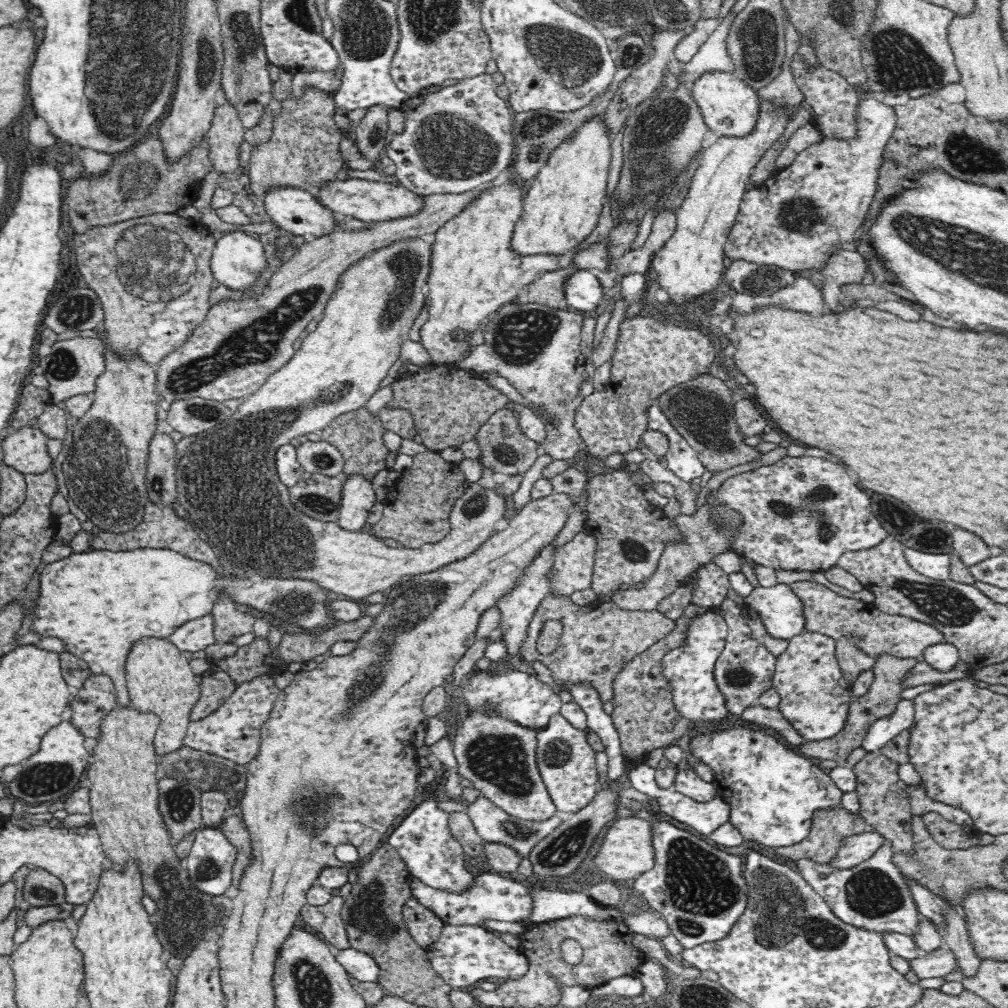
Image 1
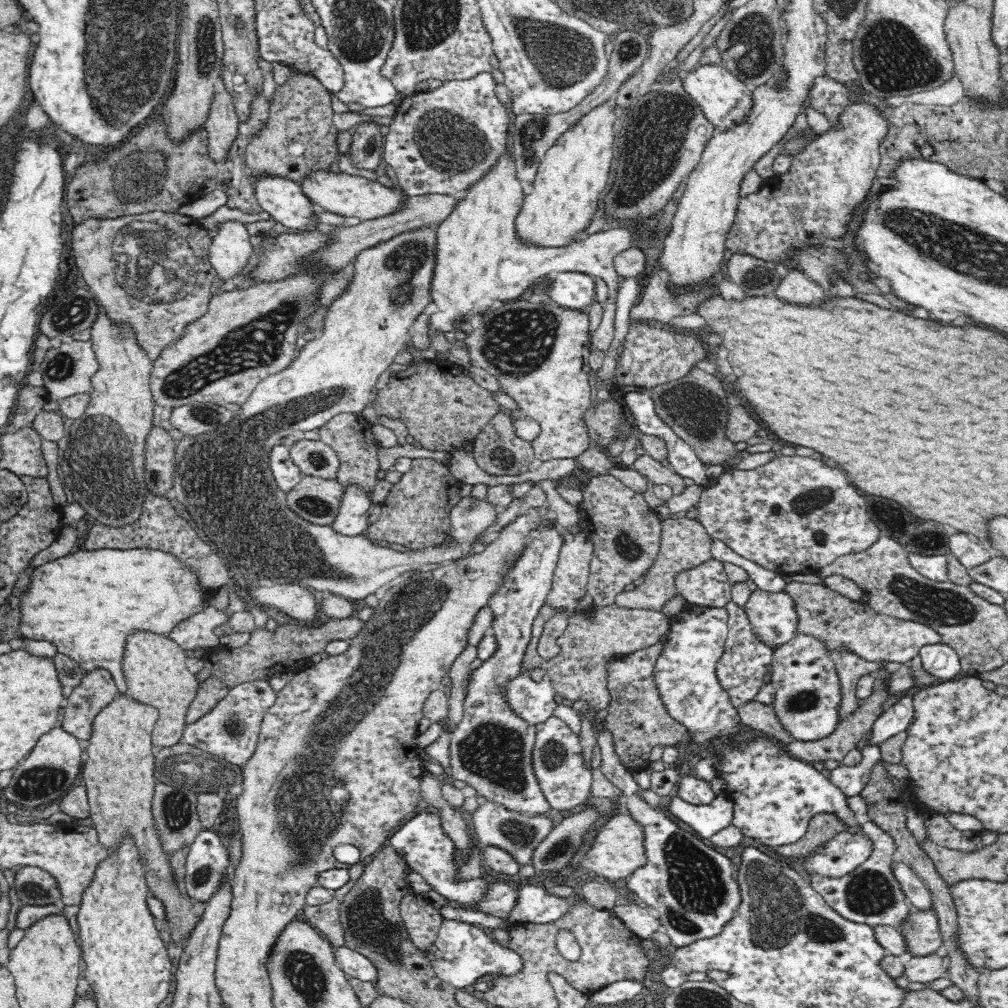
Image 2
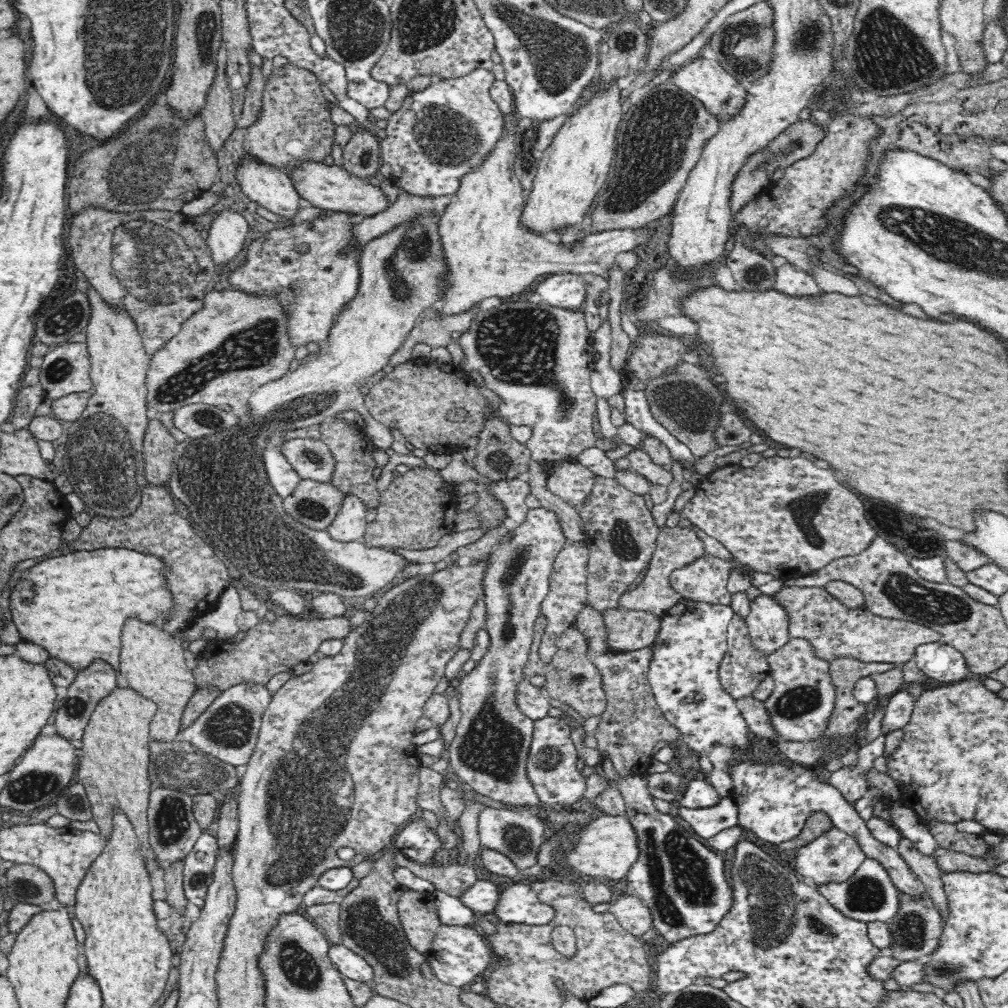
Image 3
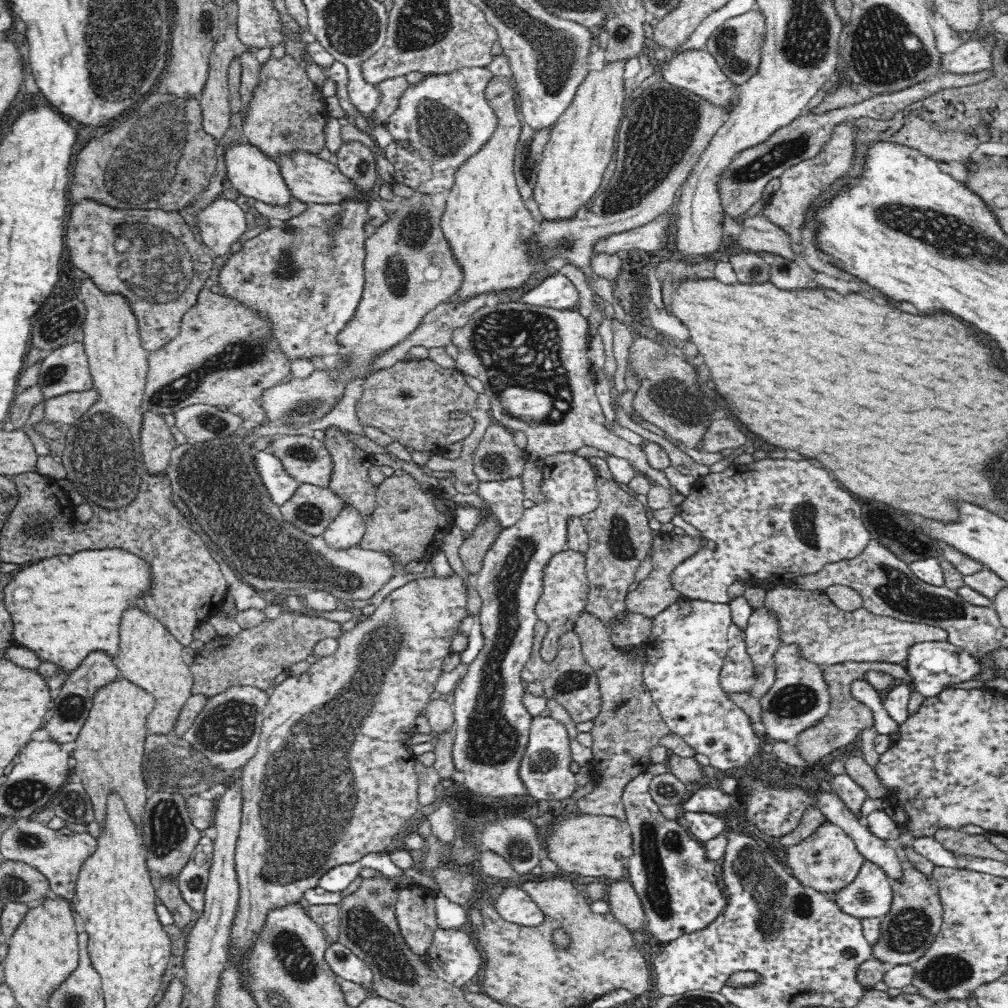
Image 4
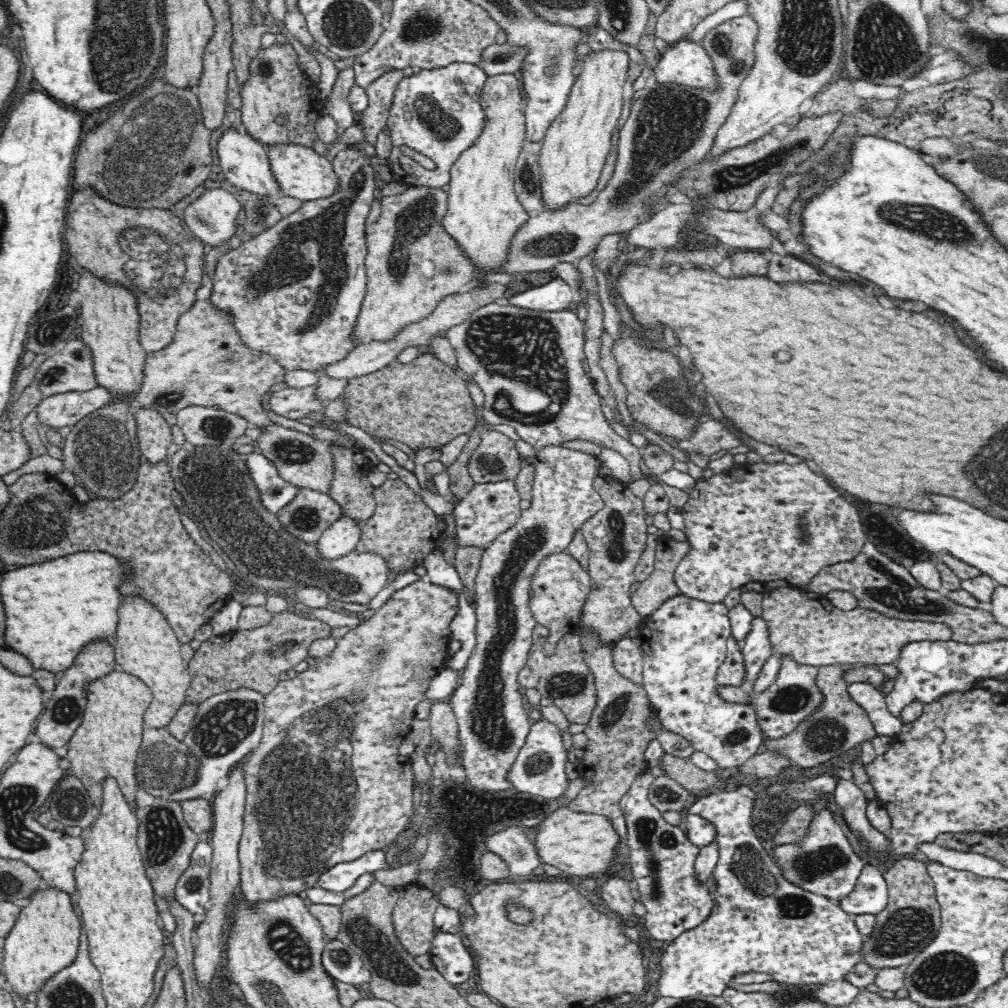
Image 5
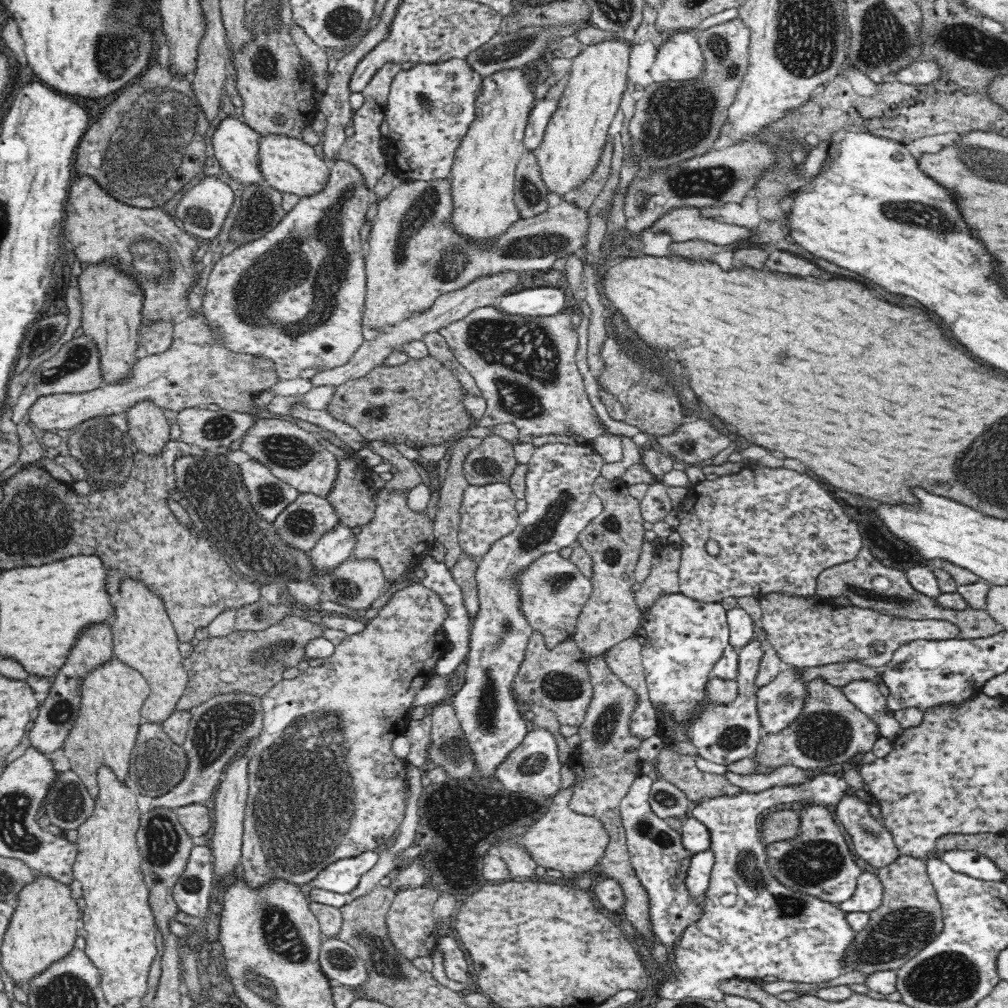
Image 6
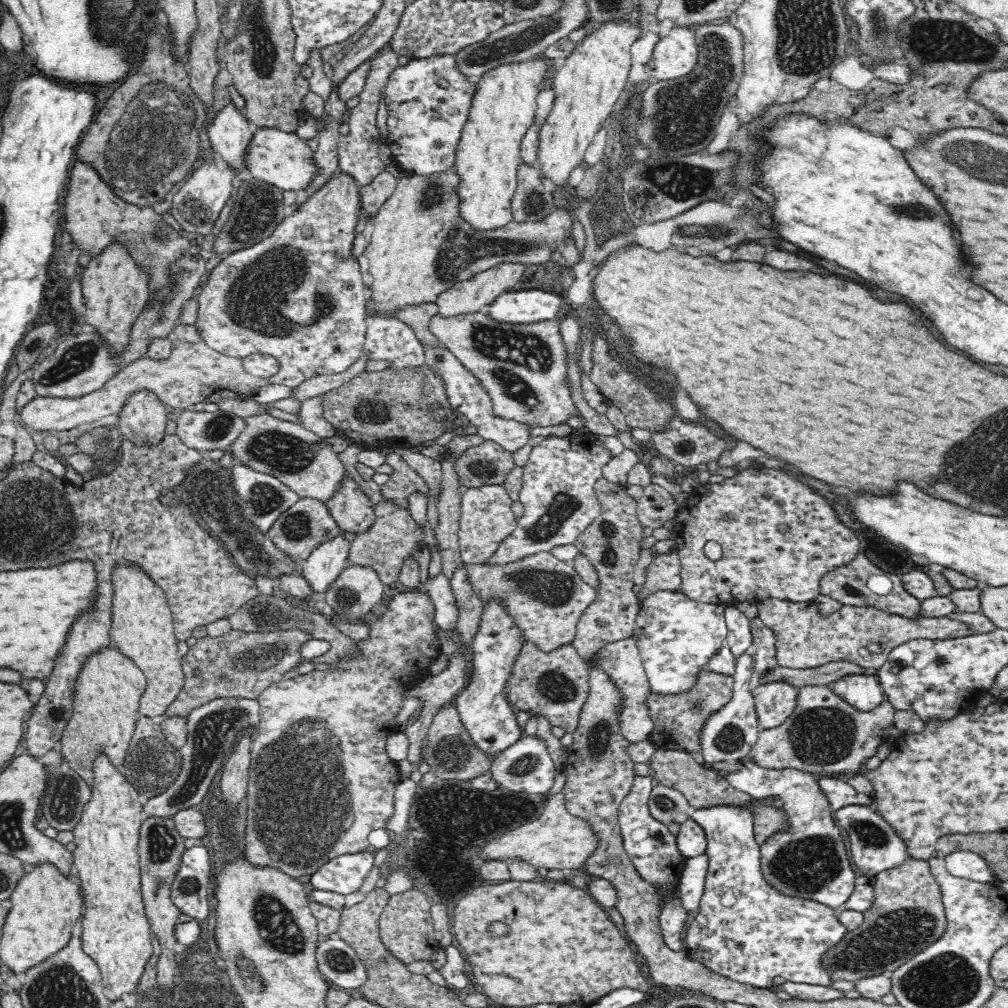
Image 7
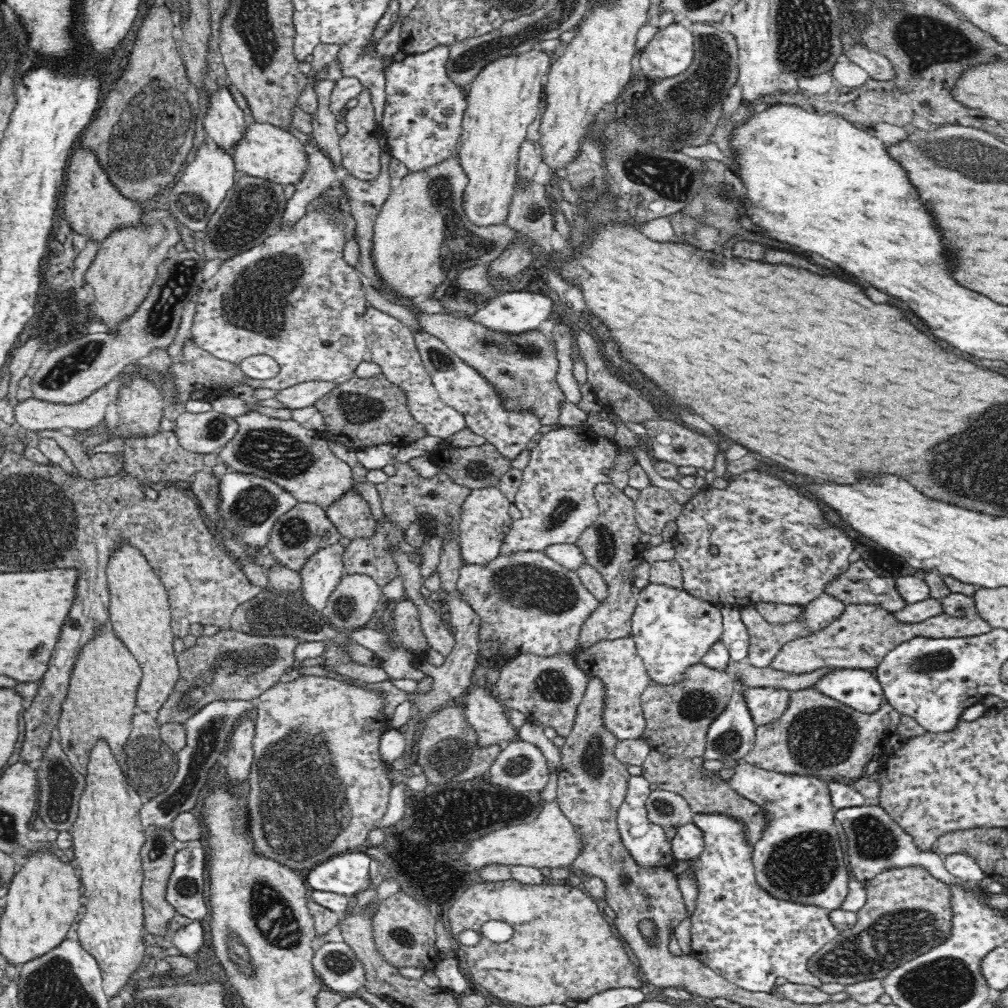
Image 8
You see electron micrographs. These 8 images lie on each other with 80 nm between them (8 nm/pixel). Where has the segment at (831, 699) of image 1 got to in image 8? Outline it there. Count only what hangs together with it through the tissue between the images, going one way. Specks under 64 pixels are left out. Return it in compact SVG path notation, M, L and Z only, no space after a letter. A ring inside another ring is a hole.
M743 687L740 695L752 715L752 721L757 726L771 723L782 716L788 706L791 692L786 689Z

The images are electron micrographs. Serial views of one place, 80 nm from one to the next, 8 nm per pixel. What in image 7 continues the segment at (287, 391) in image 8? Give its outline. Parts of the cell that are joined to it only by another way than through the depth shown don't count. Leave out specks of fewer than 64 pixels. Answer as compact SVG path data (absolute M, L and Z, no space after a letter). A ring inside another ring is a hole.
M366 352L352 366L341 372L333 375L318 375L314 378L307 378L302 384L292 387L290 399L296 399L302 404L305 400L314 397L322 397L323 394L342 386L344 382L348 382L350 378L358 376L364 370L364 364L368 362Z

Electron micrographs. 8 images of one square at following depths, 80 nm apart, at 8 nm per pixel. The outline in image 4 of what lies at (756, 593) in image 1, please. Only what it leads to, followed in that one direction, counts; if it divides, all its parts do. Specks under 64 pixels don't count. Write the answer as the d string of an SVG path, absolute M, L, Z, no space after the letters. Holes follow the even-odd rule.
M768 609L752 610L747 627L744 630L745 646L754 670L760 672L772 661L781 648L778 639L778 623L768 613Z

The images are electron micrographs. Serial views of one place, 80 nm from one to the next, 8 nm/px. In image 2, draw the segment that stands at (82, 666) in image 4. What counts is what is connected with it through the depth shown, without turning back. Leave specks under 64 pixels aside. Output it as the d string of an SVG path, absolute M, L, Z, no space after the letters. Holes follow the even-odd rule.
M98 667L86 671L72 694L60 704L64 710L60 727L80 740L87 740L92 732L92 720L110 702L119 690L112 673Z

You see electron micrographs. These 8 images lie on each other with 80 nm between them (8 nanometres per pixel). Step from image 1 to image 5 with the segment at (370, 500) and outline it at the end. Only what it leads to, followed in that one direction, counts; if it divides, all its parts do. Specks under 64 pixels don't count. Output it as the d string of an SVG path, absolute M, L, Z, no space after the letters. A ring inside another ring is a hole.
M340 516L337 522L334 522L330 528L328 528L316 543L316 548L321 558L325 560L340 560L344 556L355 551L361 535L361 524L355 522L353 518Z

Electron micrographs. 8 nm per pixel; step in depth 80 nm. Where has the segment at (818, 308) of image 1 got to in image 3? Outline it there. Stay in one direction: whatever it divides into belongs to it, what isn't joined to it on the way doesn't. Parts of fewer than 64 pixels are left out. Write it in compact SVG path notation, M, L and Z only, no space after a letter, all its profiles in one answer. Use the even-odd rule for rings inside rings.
M788 261L774 267L774 288L790 296L814 296L823 292L812 274L796 268Z

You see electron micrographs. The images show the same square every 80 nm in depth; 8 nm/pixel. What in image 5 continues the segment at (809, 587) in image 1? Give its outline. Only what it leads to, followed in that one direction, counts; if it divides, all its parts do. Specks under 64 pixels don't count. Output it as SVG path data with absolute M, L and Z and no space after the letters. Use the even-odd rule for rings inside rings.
M778 587L763 592L762 615L768 627L768 639L778 657L792 658L797 664L816 668L831 665L893 665L899 660L900 652L911 642L920 640L950 640L952 629L947 624L917 620L898 620L867 608L856 607L849 611L836 608L826 595L796 588Z

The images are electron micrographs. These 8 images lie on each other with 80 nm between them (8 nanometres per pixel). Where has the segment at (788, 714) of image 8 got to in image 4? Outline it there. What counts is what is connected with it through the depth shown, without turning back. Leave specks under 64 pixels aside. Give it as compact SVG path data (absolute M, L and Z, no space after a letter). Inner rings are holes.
M858 662L822 666L822 676L824 677L824 683L828 686L828 694L830 695L828 712L826 712L824 718L810 724L802 732L798 732L796 738L792 741L788 740L788 743L792 742L792 745L796 747L798 755L806 761L806 764L813 765L835 750L856 743L856 737L866 728L873 726L872 711L866 705L857 701L851 693L852 682L866 670L868 670L868 664L858 664Z

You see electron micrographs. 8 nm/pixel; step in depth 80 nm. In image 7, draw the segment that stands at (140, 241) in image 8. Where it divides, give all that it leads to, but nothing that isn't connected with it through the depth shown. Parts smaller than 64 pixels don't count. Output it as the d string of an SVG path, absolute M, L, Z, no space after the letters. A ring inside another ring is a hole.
M116 240L94 255L88 266L82 270L82 292L86 299L83 322L96 326L97 332L111 346L113 352L120 352L128 344L130 328L139 318L150 294L149 274L133 259L125 242Z

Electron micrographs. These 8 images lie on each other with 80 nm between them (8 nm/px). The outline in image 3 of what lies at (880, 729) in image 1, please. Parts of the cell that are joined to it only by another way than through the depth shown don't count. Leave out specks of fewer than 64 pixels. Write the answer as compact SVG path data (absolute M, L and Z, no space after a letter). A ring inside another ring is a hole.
M900 689L890 695L885 707L885 715L881 721L881 734L888 734L892 730L900 730L908 724L913 712L914 699L909 692Z

